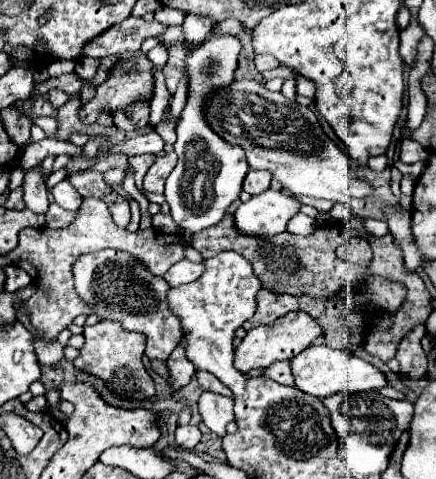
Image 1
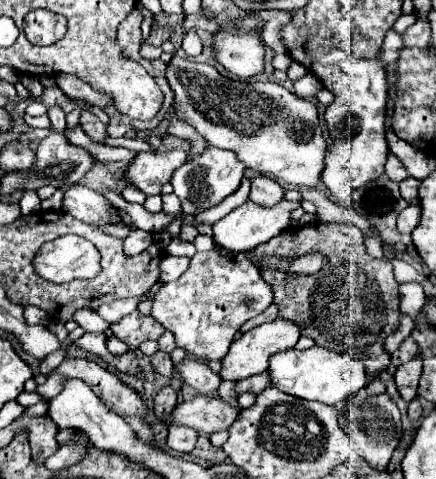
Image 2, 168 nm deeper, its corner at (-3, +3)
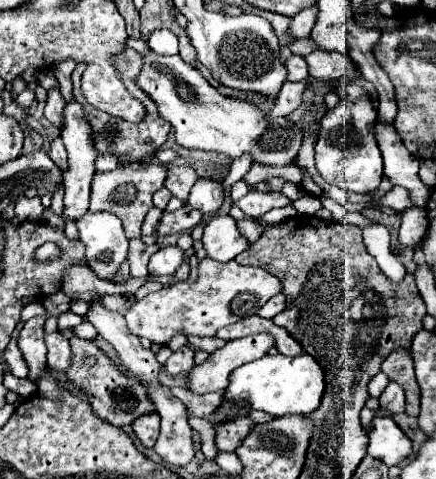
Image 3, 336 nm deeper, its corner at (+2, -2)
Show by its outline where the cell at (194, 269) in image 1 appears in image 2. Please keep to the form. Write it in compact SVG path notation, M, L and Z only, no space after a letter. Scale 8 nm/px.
M166 256L160 264L160 280L166 284L166 282L172 282L172 280L178 280L186 270L188 270L188 264L190 264L190 258L176 258L176 256Z

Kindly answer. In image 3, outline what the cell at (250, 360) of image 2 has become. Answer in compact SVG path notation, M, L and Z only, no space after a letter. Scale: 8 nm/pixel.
M247 335L243 339L235 339L225 343L221 349L211 353L205 363L195 365L187 375L187 389L193 395L223 391L229 383L229 373L243 363L261 359L275 345L269 335Z

